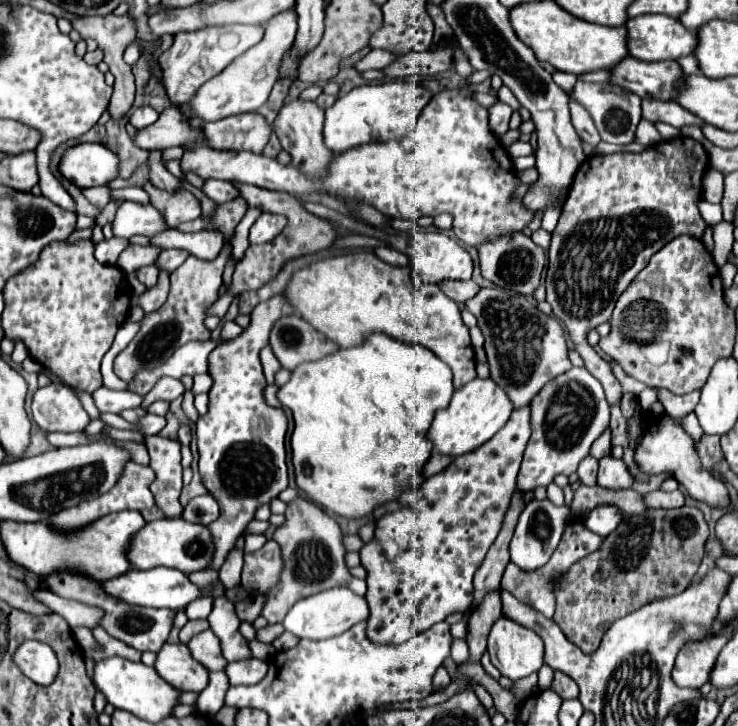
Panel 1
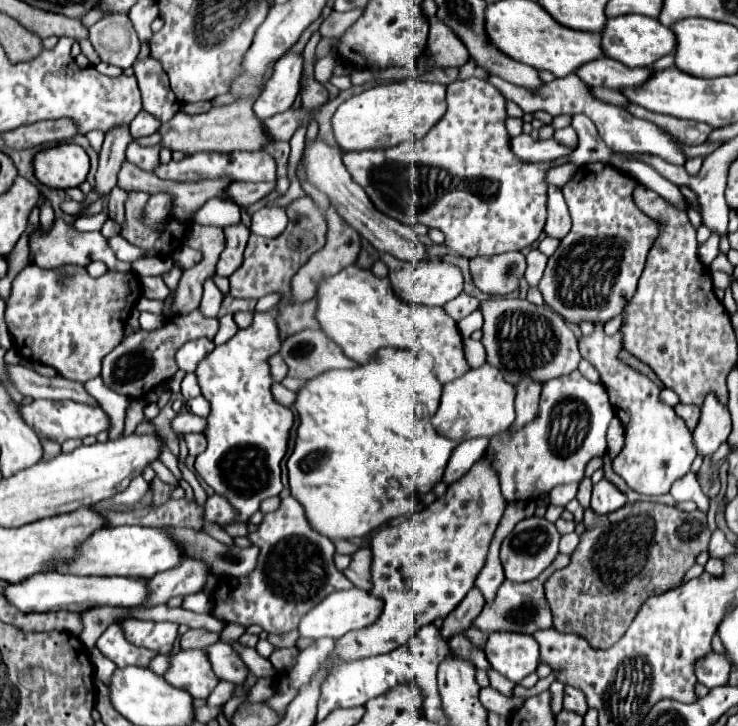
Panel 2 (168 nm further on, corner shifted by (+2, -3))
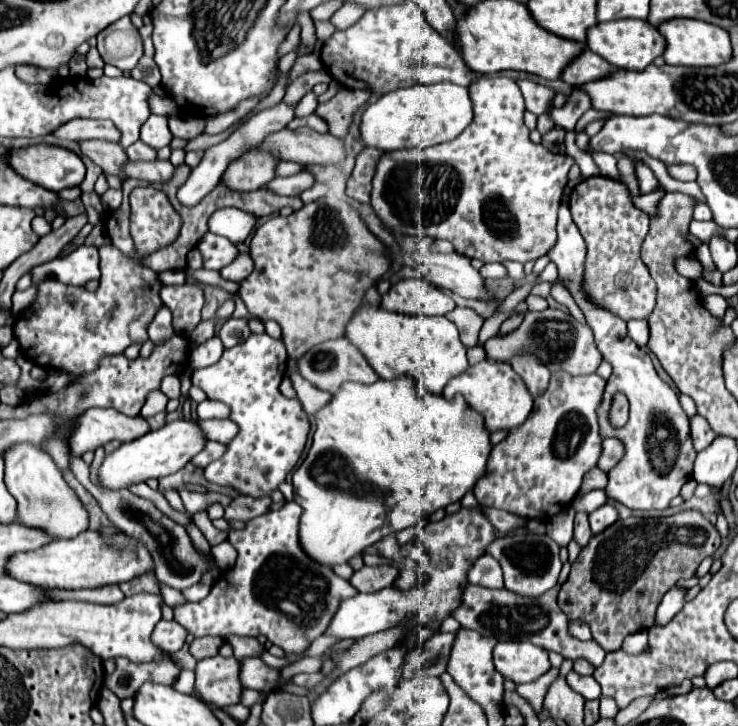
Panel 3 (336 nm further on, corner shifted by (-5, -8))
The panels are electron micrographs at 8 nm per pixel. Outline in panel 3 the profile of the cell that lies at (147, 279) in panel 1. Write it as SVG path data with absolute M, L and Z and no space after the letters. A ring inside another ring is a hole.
M190 283L166 285L160 289L160 299L174 315L174 331L190 337L194 327L200 323L200 309L204 305L202 289Z

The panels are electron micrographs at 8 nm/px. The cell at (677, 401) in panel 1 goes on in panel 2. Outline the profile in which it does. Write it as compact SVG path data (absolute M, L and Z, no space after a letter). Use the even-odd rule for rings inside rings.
M677 404L675 406L675 412L685 420L685 424L689 426L689 430L695 430L697 422L699 422L699 414L701 410L697 406L691 406L691 404Z

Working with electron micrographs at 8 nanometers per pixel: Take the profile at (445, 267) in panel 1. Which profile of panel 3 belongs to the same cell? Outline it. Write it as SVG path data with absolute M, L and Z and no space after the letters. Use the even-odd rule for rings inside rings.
M402 279L388 293L382 295L382 307L408 315L446 315L456 307L456 303L446 291L442 291L442 287L430 285L424 279Z

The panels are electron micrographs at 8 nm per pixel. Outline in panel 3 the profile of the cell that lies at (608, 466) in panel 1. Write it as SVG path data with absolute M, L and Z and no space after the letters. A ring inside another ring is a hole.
M604 503L602 507L598 507L594 513L590 513L590 527L592 533L600 533L604 531L608 525L612 525L618 519L618 509L610 503Z

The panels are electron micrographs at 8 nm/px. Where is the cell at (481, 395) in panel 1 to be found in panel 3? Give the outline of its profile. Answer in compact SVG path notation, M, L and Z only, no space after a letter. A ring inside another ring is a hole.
M480 361L478 365L472 365L466 373L454 377L444 387L442 395L451 400L456 393L460 393L466 399L472 411L484 417L484 425L490 433L500 431L500 429L518 427L522 421L526 421L526 417L532 411L532 403L534 403L520 375L514 373L514 369L508 363L494 363L494 361Z

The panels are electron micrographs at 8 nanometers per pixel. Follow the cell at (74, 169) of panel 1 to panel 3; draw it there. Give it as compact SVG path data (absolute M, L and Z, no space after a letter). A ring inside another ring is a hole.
M44 143L10 151L10 165L28 181L54 193L78 187L86 175L86 167L76 153Z

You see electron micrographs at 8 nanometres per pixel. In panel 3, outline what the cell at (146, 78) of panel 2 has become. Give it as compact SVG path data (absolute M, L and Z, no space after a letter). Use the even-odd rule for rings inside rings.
M168 119L168 127L172 131L174 137L182 137L182 139L192 139L196 135L200 135L200 131L204 131L204 121L202 119L194 119L194 121L184 121L184 119Z

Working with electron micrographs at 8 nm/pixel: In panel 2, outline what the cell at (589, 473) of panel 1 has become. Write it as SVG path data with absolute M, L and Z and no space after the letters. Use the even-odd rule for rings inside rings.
M583 478L581 480L581 486L579 486L579 492L577 492L577 502L583 506L583 510L587 510L589 506L589 498L591 498L591 480L589 478Z

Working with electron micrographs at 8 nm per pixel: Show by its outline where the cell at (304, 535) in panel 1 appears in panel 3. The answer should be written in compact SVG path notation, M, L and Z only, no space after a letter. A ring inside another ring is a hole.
M290 501L280 509L272 509L252 519L246 523L246 529L230 531L228 541L238 551L236 565L222 573L206 599L176 607L174 619L194 637L226 637L230 633L246 637L266 635L268 641L282 647L284 653L302 653L324 633L340 601L358 591L346 579L338 577L332 567L326 567L304 553L298 539L300 515L302 507Z

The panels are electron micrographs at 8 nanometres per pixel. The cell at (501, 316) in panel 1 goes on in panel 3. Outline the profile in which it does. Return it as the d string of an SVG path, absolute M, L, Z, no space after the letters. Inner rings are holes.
M560 309L546 311L528 311L518 329L508 335L494 335L484 343L486 357L498 363L510 363L514 355L532 353L536 359L542 359L550 371L566 371L568 375L590 375L602 363L602 355L594 345L592 331L588 325L578 323L570 313Z

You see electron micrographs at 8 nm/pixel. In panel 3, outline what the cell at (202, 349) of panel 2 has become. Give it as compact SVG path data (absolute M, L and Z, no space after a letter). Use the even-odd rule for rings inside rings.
M212 337L200 345L196 345L192 351L190 351L190 365L194 369L202 369L202 367L208 367L208 365L214 365L220 355L222 355L224 347L222 347L222 341L220 337Z

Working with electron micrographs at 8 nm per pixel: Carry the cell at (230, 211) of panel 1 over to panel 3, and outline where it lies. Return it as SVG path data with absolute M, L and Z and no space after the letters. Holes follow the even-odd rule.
M240 253L230 265L226 265L226 267L222 267L222 271L220 271L220 275L224 277L224 279L230 279L230 281L244 281L250 273L252 273L252 269L254 269L254 265L252 265L252 259L250 259L250 255L248 253Z

